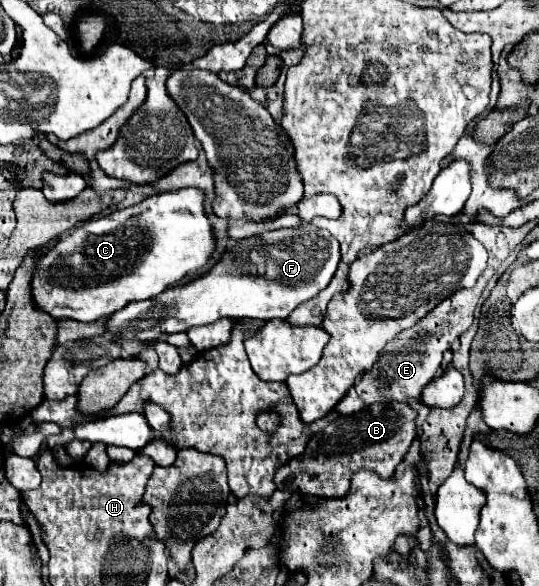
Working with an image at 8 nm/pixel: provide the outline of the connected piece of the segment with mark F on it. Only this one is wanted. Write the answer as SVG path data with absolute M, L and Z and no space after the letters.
M301 224L297 228L285 228L285 230L273 230L273 232L249 236L239 240L235 246L227 248L221 254L221 260L201 278L195 278L189 284L183 284L177 288L167 288L155 298L127 304L121 312L115 312L109 318L107 330L115 336L137 338L137 340L157 340L165 334L185 332L191 326L205 326L225 316L235 320L287 318L299 304L315 298L329 284L329 280L337 270L339 258L341 258L339 242L327 230L315 228L313 224Z

